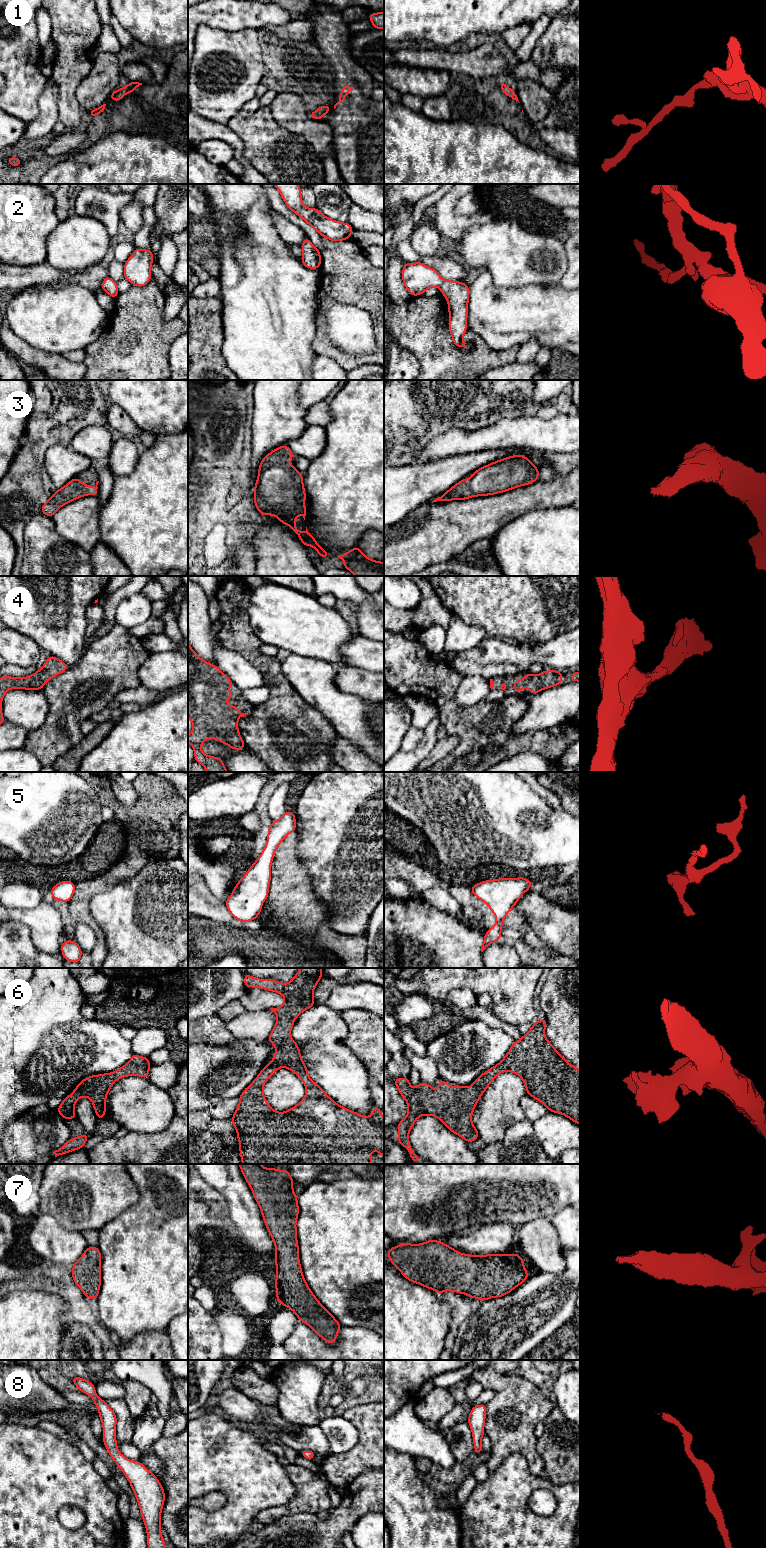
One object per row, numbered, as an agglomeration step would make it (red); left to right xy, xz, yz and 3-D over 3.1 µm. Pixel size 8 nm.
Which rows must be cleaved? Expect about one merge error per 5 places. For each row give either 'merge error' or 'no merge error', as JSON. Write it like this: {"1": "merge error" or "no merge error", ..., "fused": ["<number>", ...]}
{"1": "no merge error", "2": "no merge error", "3": "no merge error", "4": "no merge error", "5": "no merge error", "6": "no merge error", "7": "no merge error", "8": "no merge error", "fused": []}

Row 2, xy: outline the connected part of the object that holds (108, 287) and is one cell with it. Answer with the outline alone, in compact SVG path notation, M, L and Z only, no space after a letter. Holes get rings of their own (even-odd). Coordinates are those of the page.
M109 276L103 280L101 287L113 299L119 295L117 282Z

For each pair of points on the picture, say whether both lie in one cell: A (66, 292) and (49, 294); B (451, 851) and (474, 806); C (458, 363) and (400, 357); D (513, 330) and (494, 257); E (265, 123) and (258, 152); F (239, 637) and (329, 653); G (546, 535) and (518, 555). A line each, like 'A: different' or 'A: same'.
A: same
B: different
C: different
D: different
E: same
F: different
G: same

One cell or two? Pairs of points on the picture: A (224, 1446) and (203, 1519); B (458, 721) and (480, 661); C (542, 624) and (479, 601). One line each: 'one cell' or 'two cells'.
A: one cell
B: two cells
C: one cell

